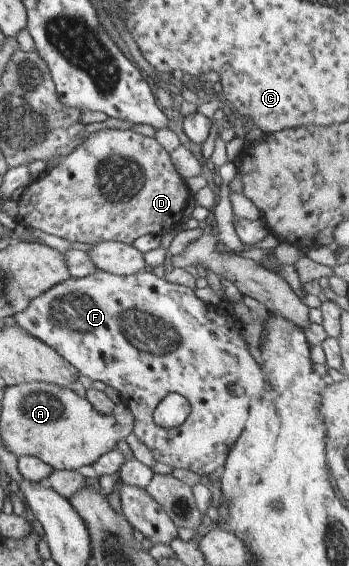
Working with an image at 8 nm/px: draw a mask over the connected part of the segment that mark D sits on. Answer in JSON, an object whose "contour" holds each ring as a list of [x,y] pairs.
{"contour":[[[101,129],[87,135],[58,165],[31,181],[17,200],[17,224],[38,229],[67,240],[95,244],[117,241],[132,245],[142,235],[163,235],[182,219],[189,195],[184,180],[177,174],[165,149],[151,137],[133,130]]]}

